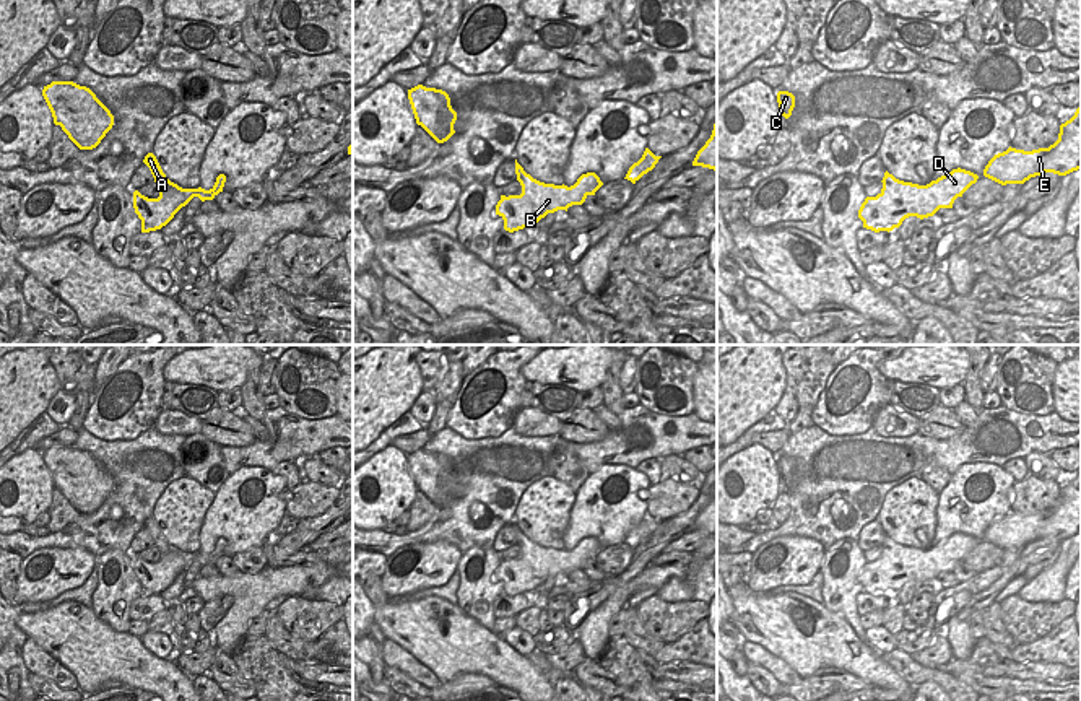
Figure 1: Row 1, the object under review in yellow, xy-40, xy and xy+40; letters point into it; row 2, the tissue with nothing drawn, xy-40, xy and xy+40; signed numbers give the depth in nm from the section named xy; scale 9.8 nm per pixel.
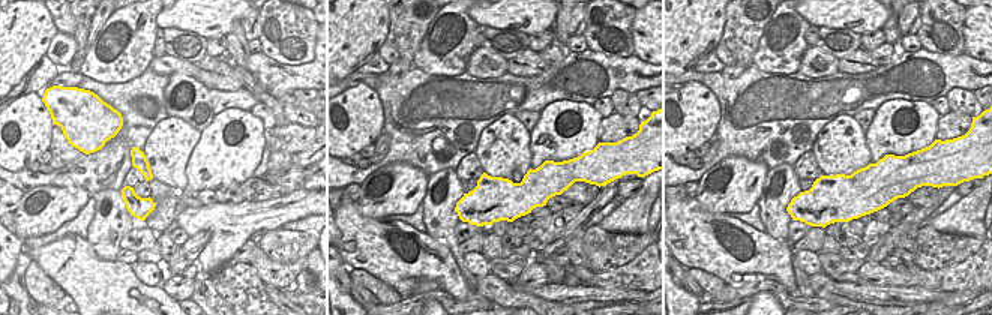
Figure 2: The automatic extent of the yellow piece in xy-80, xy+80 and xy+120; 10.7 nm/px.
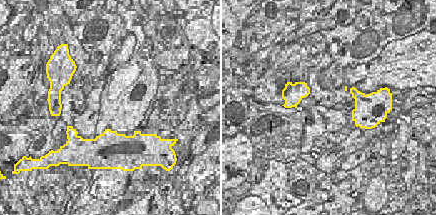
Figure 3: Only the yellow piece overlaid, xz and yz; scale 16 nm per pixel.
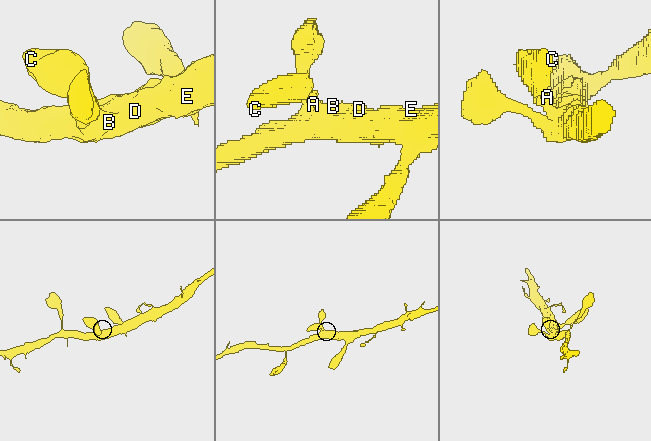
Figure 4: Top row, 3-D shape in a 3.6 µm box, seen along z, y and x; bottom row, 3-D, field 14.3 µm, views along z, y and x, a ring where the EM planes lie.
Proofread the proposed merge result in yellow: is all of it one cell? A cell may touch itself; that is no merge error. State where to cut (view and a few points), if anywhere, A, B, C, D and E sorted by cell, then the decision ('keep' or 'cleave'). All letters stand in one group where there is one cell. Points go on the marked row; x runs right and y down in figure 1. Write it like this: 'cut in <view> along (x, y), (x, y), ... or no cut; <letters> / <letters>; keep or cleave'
no cut; A B C D E; keep

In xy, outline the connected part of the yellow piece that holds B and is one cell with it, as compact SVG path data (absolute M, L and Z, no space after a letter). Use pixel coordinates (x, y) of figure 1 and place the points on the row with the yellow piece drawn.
M515 159L517 181L522 185L520 195L501 195L496 205L496 215L504 220L504 229L509 233L536 224L548 213L566 210L572 205L582 205L588 195L603 185L595 172L582 174L571 187L545 184L523 171Z

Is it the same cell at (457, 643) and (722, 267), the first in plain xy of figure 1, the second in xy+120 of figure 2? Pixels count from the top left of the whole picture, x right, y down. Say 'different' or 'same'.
same

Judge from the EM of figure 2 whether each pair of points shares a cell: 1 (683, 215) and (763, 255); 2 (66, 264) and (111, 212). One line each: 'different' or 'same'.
1: same
2: different

